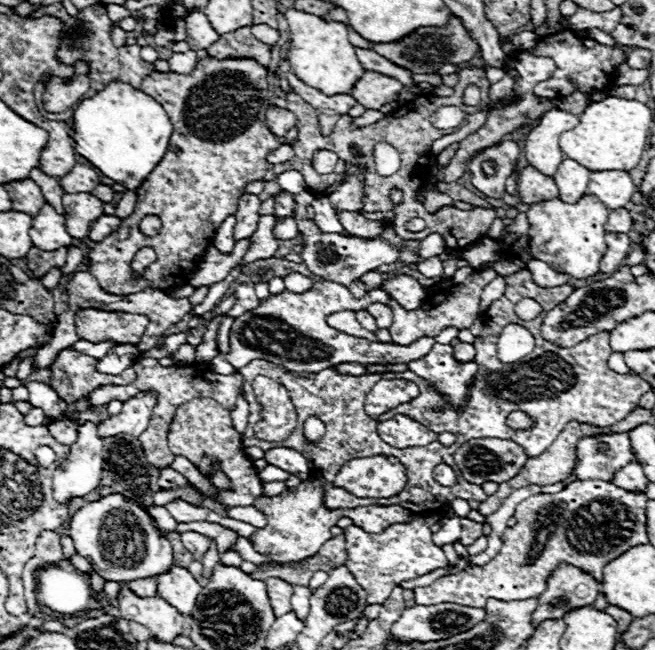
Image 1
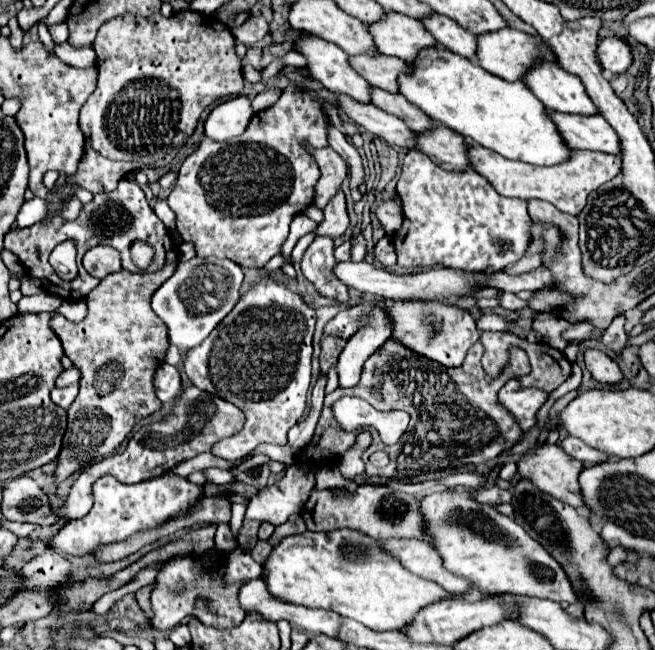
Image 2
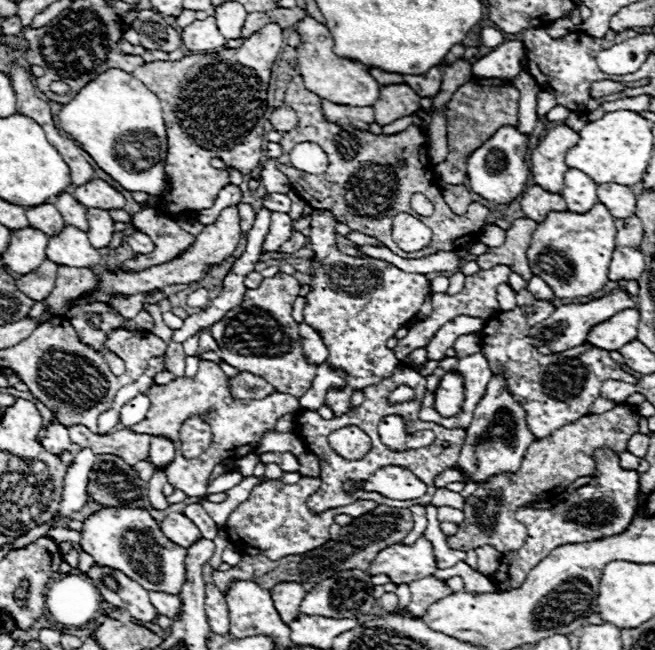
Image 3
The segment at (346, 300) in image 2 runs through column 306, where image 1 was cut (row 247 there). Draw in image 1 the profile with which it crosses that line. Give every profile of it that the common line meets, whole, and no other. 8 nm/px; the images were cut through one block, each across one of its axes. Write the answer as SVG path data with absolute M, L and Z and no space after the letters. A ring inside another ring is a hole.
M260 216L258 220L258 228L250 238L250 248L244 254L244 258L240 260L238 266L246 266L250 262L256 260L264 260L264 258L272 258L278 250L278 240L272 236L272 228L274 228L276 216Z

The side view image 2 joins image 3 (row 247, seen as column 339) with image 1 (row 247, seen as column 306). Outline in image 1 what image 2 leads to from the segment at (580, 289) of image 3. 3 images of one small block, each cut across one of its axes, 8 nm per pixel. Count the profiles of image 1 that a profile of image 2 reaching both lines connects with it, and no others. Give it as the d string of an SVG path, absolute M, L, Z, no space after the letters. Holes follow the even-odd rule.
M586 194L576 204L566 204L560 198L544 200L530 206L526 214L532 224L528 236L536 260L546 262L556 272L570 274L572 278L588 278L600 272L600 260L606 252L604 224L608 222L610 210L604 208L604 204L596 200L596 196Z

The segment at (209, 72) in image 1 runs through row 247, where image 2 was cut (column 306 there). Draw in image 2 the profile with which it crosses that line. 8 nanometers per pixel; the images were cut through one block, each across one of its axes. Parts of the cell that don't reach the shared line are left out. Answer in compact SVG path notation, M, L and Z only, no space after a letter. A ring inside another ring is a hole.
M292 84L282 90L282 96L274 106L252 116L242 136L226 142L214 142L208 138L200 142L200 146L182 162L178 182L168 196L168 206L176 214L176 230L184 242L194 244L196 256L228 258L240 266L262 268L278 254L294 216L314 202L320 168L314 156L306 150L306 144L312 148L326 146L326 120L328 116L322 104Z

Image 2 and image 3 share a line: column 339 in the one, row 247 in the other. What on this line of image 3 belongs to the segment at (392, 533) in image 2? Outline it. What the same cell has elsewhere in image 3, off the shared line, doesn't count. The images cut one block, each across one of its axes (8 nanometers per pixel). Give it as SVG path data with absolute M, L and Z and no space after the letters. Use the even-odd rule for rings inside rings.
M518 218L506 230L506 242L500 248L488 248L486 254L474 258L482 270L488 270L496 264L510 266L512 272L520 274L524 280L532 278L532 270L528 266L526 250L530 246L532 232L536 230L536 222L530 218Z

